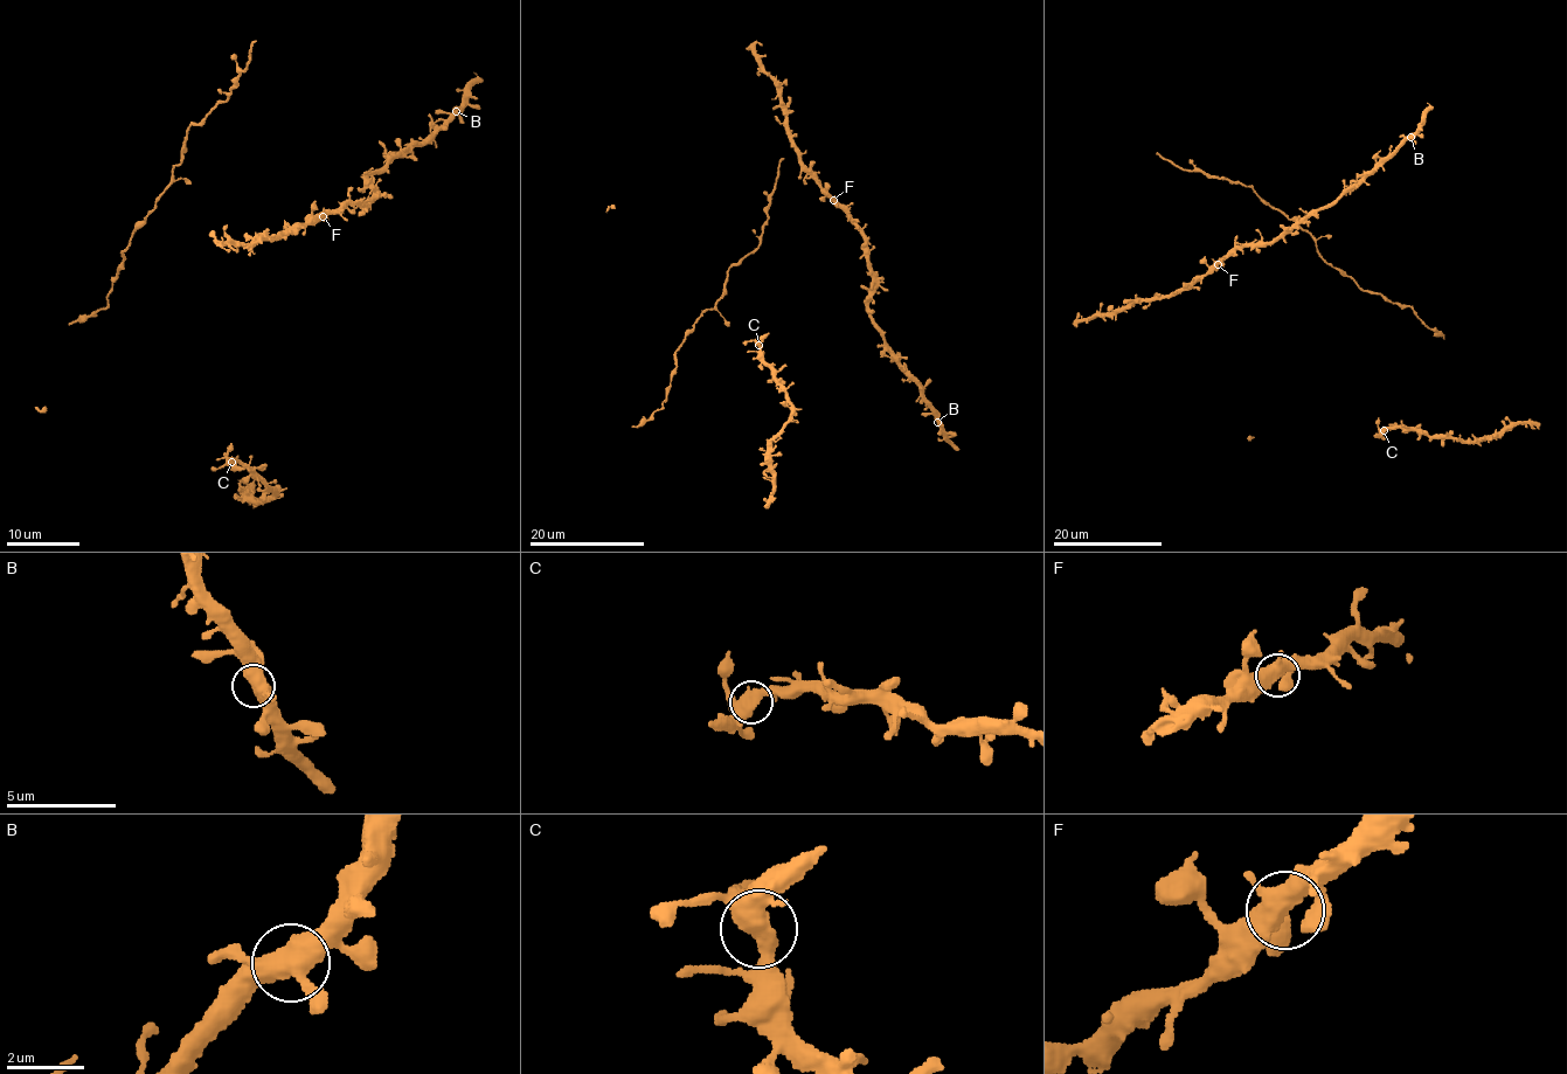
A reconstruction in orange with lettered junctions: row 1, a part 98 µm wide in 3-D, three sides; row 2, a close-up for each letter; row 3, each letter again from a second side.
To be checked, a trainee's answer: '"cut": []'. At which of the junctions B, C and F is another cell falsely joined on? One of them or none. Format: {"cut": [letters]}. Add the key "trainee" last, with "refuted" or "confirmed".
{"cut": [], "trainee": "confirmed"}

